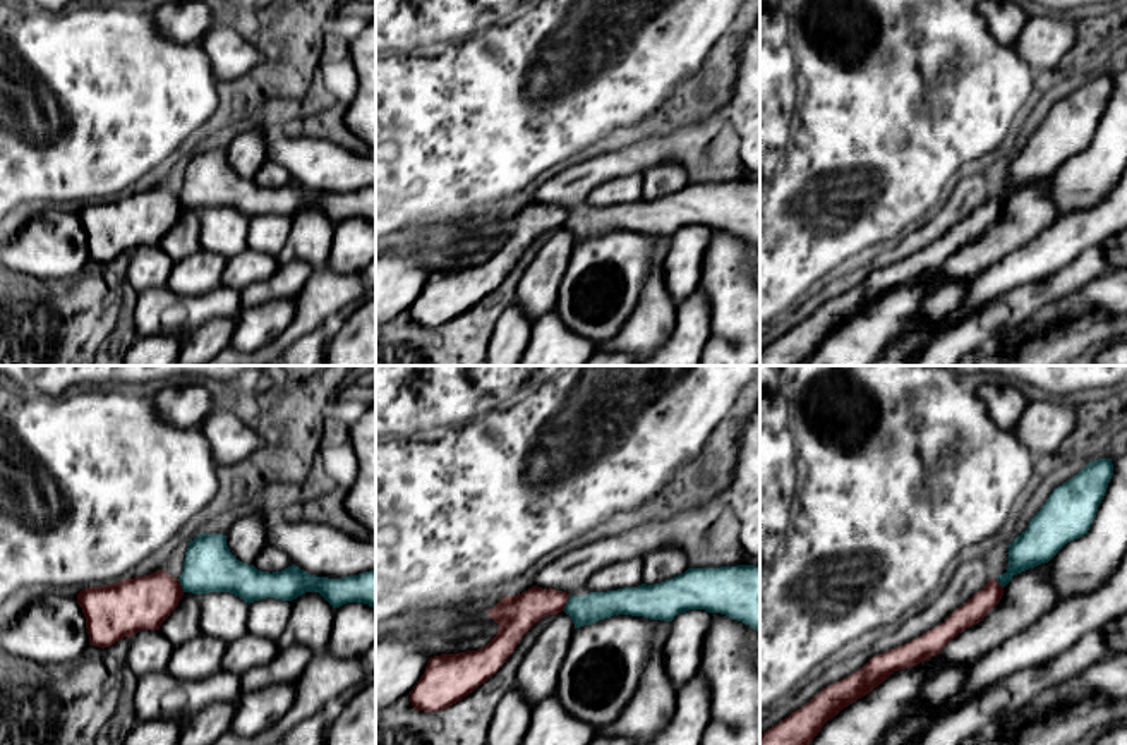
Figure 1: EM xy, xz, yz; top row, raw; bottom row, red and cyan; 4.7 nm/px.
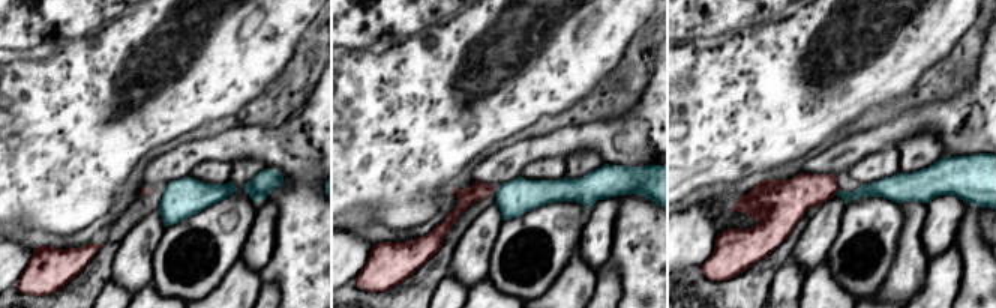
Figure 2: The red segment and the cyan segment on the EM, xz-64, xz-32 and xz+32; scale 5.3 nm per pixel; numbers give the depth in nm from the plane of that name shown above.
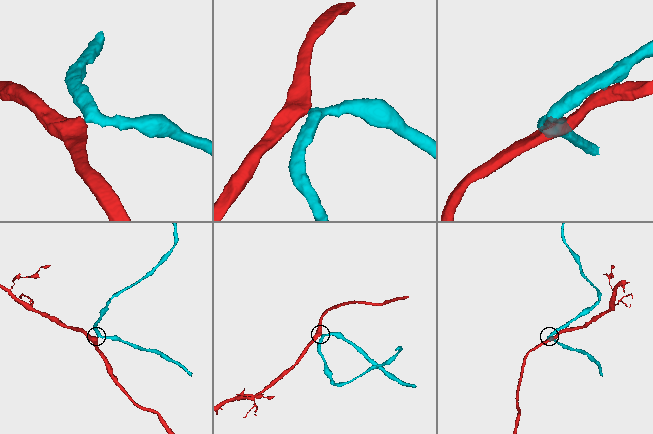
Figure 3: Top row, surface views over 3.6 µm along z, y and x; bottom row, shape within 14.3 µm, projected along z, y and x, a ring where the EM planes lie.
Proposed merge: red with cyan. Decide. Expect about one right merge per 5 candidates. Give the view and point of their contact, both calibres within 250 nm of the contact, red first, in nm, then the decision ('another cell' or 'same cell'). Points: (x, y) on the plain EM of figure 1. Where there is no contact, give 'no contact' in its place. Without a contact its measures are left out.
xz (566, 217) | 190/140 nm | another cell

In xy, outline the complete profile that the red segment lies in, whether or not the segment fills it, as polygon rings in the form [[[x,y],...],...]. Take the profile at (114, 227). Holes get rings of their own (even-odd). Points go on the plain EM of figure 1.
[[[165,185],[117,199],[87,203],[77,209],[89,259],[110,263],[141,245],[160,245],[184,211],[178,194]]]

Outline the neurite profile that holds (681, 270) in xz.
[[[690,225],[671,237],[671,247],[662,263],[662,276],[669,297],[678,304],[693,294],[702,278],[702,264],[712,237],[712,228]]]

